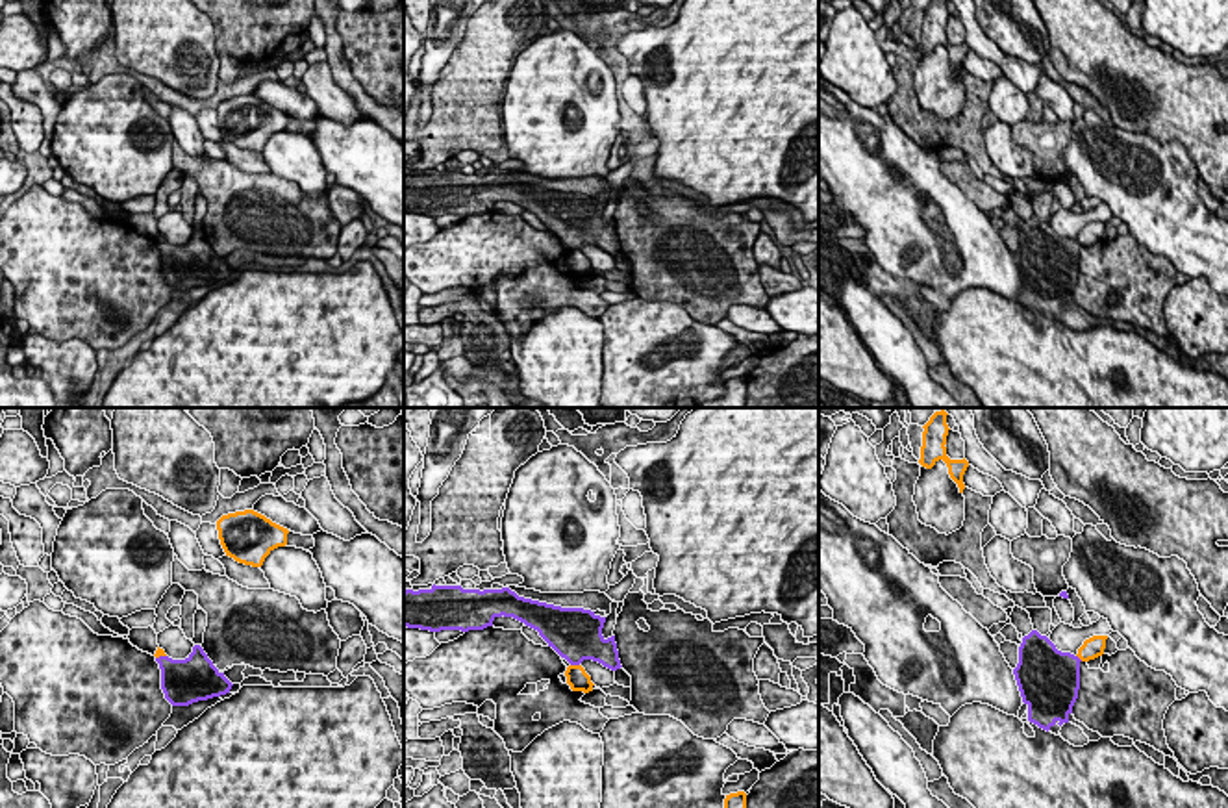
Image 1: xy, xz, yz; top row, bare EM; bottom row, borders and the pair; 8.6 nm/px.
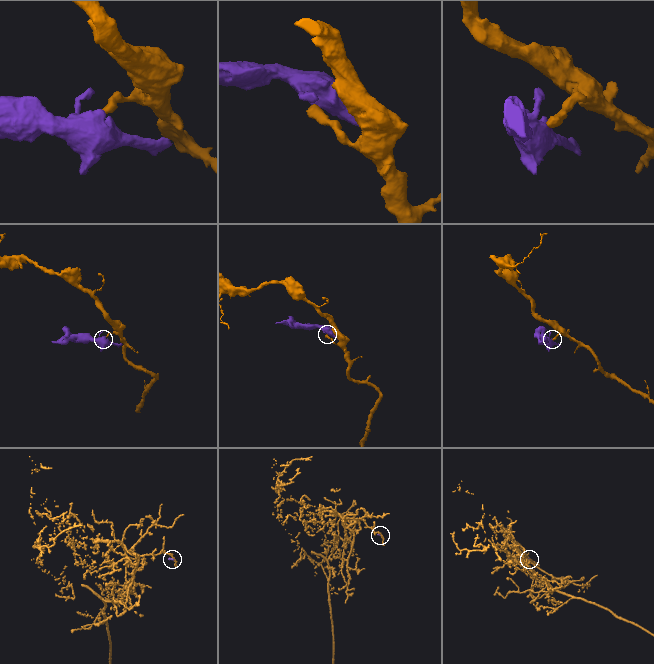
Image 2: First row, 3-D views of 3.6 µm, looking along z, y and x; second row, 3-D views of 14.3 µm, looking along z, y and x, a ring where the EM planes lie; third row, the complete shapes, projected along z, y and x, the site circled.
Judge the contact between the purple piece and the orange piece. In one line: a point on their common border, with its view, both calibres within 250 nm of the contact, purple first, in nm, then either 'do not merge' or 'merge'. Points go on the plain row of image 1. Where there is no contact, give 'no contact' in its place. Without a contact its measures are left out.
contact xz (575, 249); calibres 440 and 190 nm; do not merge

